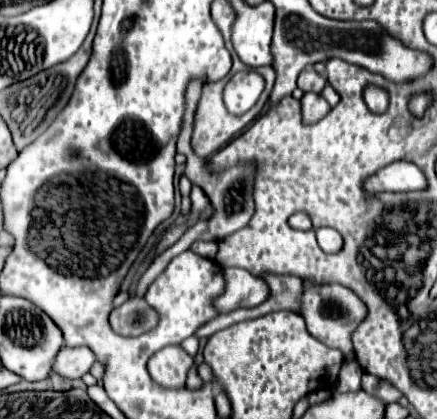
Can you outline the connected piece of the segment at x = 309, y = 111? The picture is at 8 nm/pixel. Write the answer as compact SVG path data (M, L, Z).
M306 92L302 96L302 112L304 112L304 122L316 122L330 110L330 104L324 100L322 94L316 92Z

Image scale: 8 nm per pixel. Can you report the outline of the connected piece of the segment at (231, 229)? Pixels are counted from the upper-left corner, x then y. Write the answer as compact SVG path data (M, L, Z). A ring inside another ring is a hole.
M190 82L188 90L186 90L186 122L182 126L182 134L178 136L178 152L186 155L184 174L190 178L192 184L200 186L206 196L210 198L210 202L214 204L216 208L216 214L214 218L210 218L206 222L206 230L198 230L198 238L206 238L208 240L214 240L214 242L220 242L224 240L228 234L234 234L236 230L244 228L250 218L254 216L254 178L256 178L256 162L236 162L232 166L224 166L224 168L210 168L210 160L208 158L200 158L194 154L191 146L192 133L194 132L194 114L196 114L196 108L198 108L198 100L202 96L202 84L200 82Z

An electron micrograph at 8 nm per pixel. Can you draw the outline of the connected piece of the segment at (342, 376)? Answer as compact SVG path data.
M346 360L341 367L336 384L336 392L358 392L361 387L361 378L364 370L356 360Z

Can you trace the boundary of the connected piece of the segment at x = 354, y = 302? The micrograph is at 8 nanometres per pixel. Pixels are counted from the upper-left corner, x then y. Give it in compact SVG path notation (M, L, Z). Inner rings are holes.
M304 280L302 296L300 296L300 314L306 320L308 332L330 348L338 348L346 358L352 358L352 332L366 320L368 308L366 304L346 286L340 284L316 284L312 280Z

